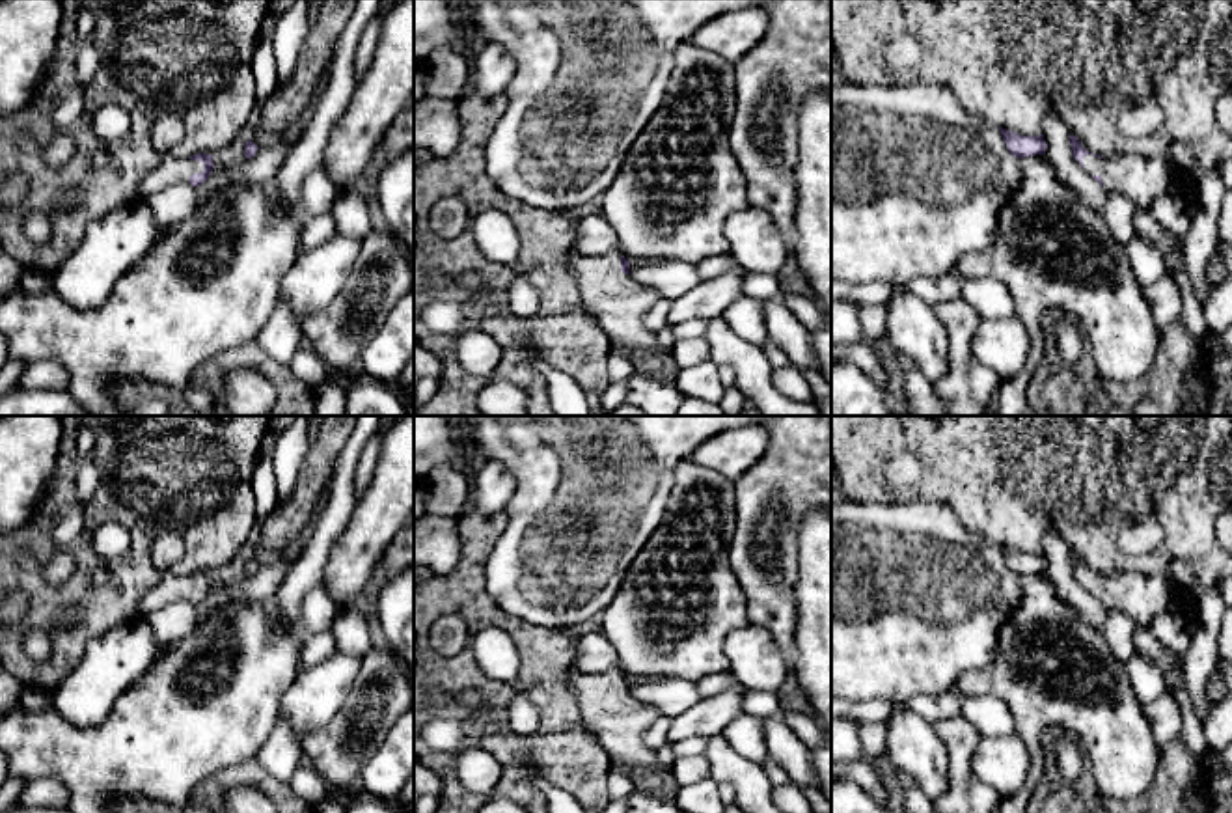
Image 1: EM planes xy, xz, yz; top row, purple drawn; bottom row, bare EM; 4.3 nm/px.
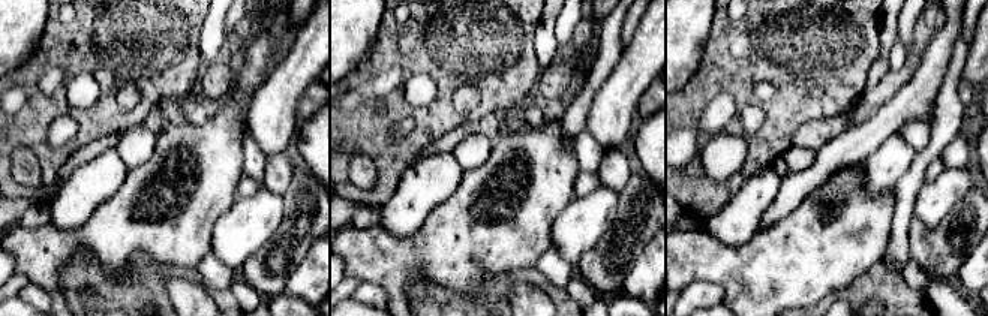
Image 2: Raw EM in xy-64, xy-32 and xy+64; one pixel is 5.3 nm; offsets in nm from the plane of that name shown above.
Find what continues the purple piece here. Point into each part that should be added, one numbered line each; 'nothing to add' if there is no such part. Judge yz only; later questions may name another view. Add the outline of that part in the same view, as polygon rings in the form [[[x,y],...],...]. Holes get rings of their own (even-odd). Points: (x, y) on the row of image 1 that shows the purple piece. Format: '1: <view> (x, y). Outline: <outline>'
1: yz (1141, 179). Outline: [[[1087,155],[1083,164],[1090,175],[1102,177],[1107,190],[1120,192],[1137,205],[1148,205],[1167,192],[1172,173],[1165,157],[1120,155],[1115,158],[1098,158]]]

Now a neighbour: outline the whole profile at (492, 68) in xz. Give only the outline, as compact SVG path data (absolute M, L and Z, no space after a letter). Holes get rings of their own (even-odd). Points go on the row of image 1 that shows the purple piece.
M488 43L472 58L472 91L483 97L500 95L514 76L514 71L514 58L503 47Z

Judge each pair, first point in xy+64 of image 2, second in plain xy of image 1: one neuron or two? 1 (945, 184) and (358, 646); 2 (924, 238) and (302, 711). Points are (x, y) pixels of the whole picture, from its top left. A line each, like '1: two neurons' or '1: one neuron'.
1: two neurons
2: two neurons

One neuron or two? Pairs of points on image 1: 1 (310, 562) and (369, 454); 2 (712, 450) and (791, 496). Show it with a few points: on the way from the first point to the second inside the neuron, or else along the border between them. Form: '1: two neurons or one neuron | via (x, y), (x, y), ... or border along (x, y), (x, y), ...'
1: two neurons | border along (368, 440), (355, 474), (355, 502)
2: two neurons | border along (770, 435), (766, 450), (735, 480)

